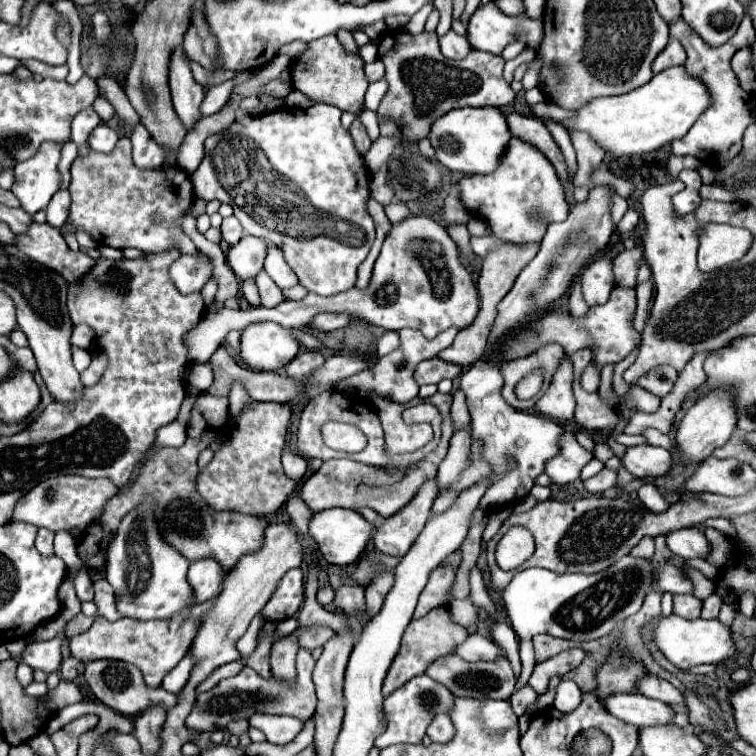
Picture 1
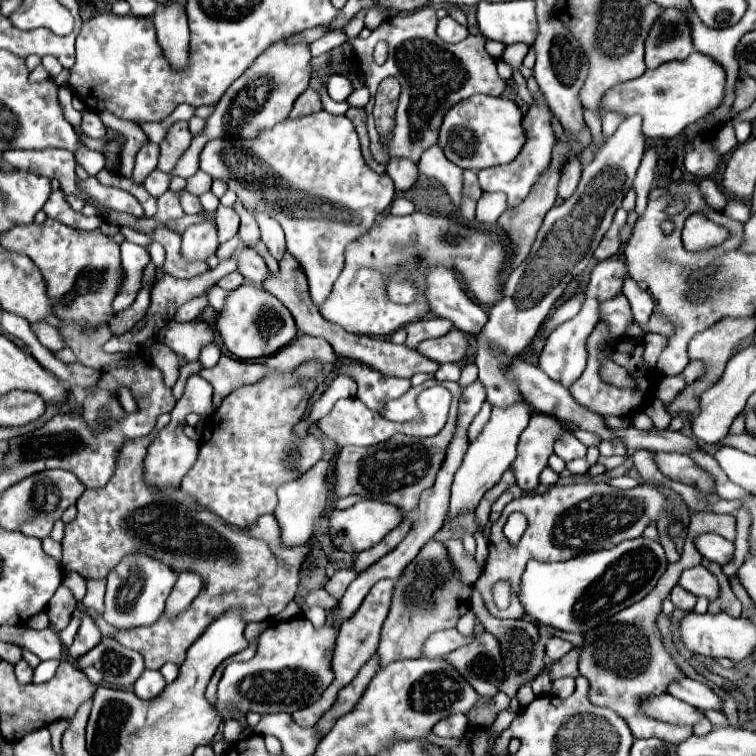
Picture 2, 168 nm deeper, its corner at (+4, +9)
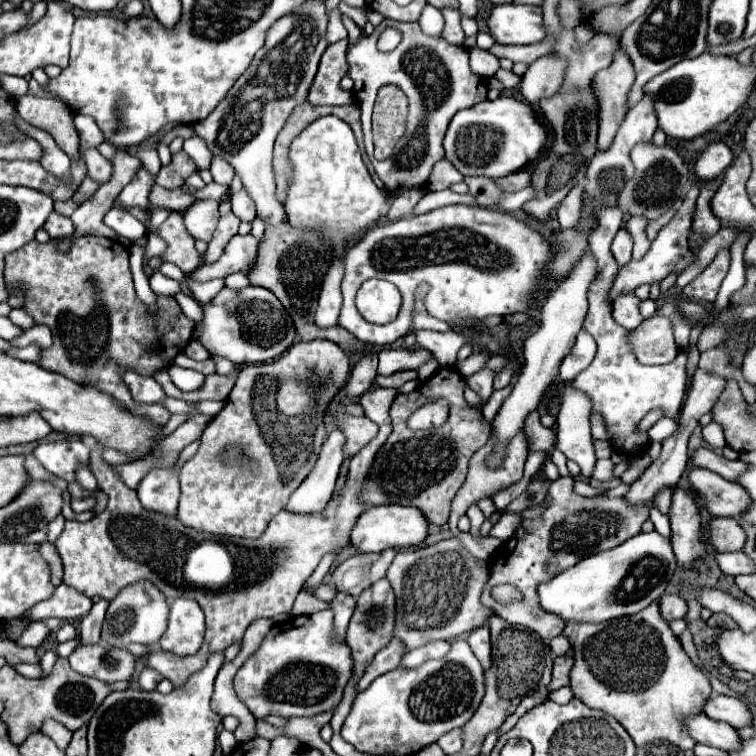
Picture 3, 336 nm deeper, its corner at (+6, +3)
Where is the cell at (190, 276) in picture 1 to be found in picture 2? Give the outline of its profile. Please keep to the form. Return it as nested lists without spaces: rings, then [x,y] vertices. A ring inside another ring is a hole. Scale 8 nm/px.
[[[206,220],[202,224],[186,228],[182,234],[182,256],[188,262],[206,262],[218,250],[216,226]]]

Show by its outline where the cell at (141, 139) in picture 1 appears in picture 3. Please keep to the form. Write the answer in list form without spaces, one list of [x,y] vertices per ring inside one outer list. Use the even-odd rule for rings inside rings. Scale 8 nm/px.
[[[146,168],[138,170],[134,180],[118,196],[118,204],[126,210],[140,208],[140,210],[148,212],[148,194],[150,194],[152,184],[154,184],[154,176]]]

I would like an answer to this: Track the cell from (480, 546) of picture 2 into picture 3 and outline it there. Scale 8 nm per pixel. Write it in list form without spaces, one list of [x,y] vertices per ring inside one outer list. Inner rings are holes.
[[[474,504],[474,506],[470,506],[468,508],[468,512],[466,512],[466,516],[470,518],[470,522],[472,522],[472,536],[480,536],[480,526],[482,526],[482,522],[484,522],[484,514],[482,514],[482,510],[478,508],[478,504]]]

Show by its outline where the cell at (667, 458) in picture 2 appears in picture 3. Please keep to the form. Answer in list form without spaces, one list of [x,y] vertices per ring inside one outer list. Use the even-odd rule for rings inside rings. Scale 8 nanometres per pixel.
[[[694,468],[690,470],[690,482],[694,490],[700,494],[702,504],[708,508],[710,514],[714,516],[732,516],[736,518],[746,510],[746,506],[752,504],[750,494],[746,494],[746,488],[738,486],[736,482],[724,480],[722,476],[704,470],[704,468]]]

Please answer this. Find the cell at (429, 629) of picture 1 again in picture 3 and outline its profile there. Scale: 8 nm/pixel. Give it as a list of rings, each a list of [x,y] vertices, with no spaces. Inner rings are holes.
[[[456,538],[442,540],[432,546],[424,548],[404,548],[396,554],[394,562],[388,568],[386,578],[392,584],[392,590],[396,594],[396,630],[394,636],[400,638],[408,650],[414,650],[418,646],[424,646],[426,642],[434,640],[452,640],[460,634],[472,632],[480,626],[484,626],[494,612],[486,606],[482,606],[480,596],[482,588],[490,578],[490,562],[480,564],[476,556],[472,556]]]

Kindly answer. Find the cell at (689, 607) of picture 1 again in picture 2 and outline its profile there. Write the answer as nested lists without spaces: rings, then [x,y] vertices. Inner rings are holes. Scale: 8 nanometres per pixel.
[[[674,586],[674,588],[672,588],[672,592],[670,592],[670,600],[674,602],[674,606],[676,606],[676,608],[690,612],[690,610],[694,610],[694,606],[696,606],[696,600],[698,600],[698,598],[696,598],[696,596],[692,596],[690,592],[686,592],[684,588]]]

